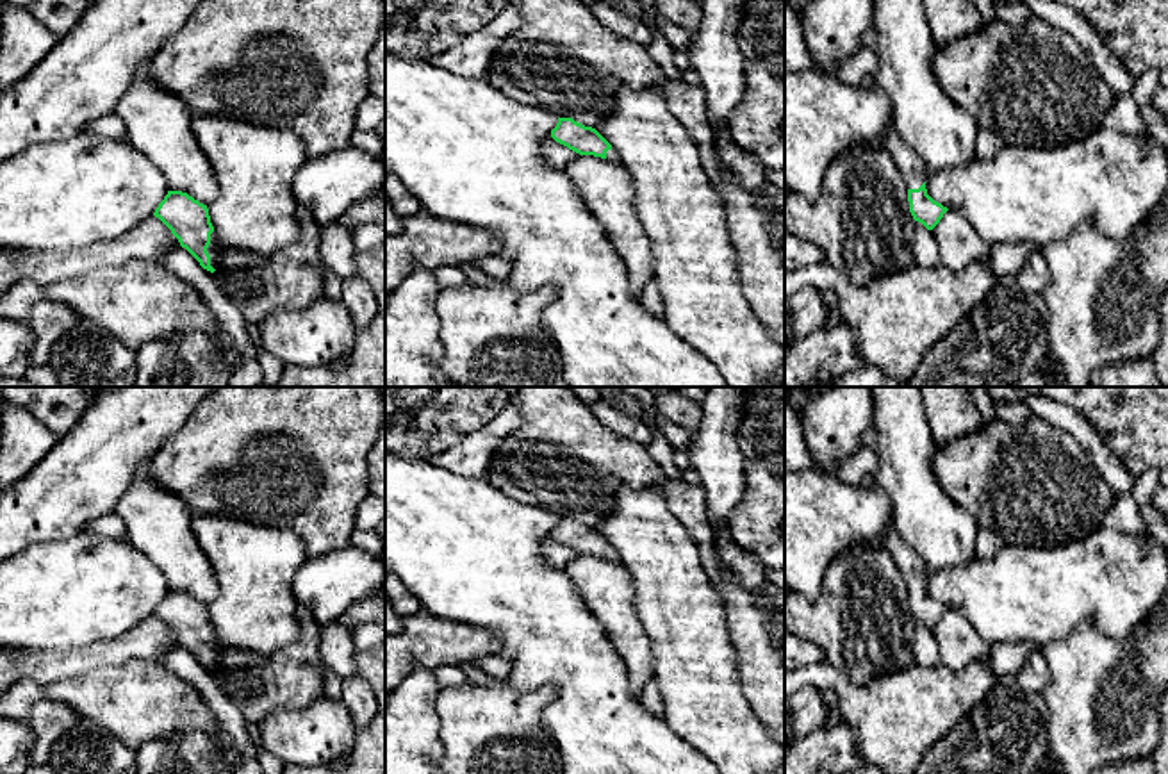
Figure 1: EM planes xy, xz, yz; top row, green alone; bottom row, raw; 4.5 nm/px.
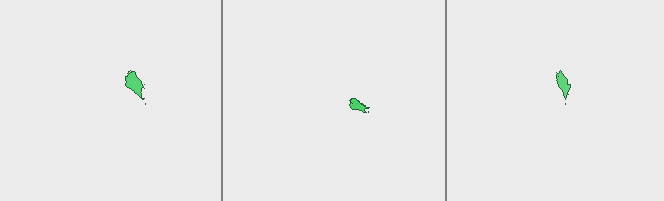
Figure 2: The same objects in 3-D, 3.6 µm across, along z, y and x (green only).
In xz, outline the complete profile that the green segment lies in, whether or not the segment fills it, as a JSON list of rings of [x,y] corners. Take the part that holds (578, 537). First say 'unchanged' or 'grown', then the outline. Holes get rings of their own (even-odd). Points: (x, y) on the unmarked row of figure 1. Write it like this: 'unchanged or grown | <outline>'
grown | [[[558,517],[556,526],[551,530],[551,537],[580,555],[594,555],[621,562],[619,553],[596,528],[585,526],[572,517]]]

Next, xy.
grown | [[[168,590],[153,612],[203,669],[214,672],[219,665],[221,640],[210,622],[207,605],[182,590]]]

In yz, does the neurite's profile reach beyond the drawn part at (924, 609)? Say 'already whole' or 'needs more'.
needs more

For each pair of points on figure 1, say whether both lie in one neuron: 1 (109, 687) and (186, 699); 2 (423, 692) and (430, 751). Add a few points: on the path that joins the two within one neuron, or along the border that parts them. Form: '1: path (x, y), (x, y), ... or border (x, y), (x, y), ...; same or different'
1: path (129, 699), (166, 699); same
2: path (423, 707), (423, 737); same

